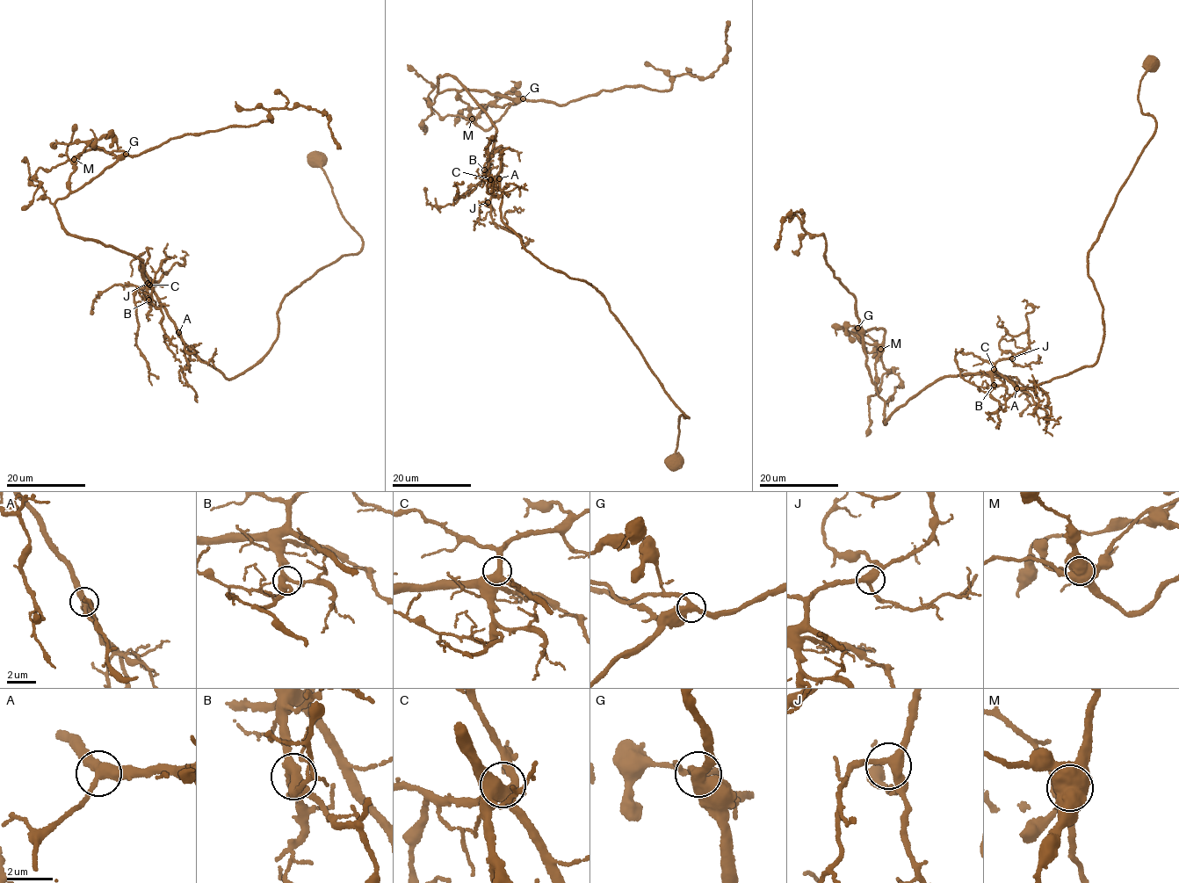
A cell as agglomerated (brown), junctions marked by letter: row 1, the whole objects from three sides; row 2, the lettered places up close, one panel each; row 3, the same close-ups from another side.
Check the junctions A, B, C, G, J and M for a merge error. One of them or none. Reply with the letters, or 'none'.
M

